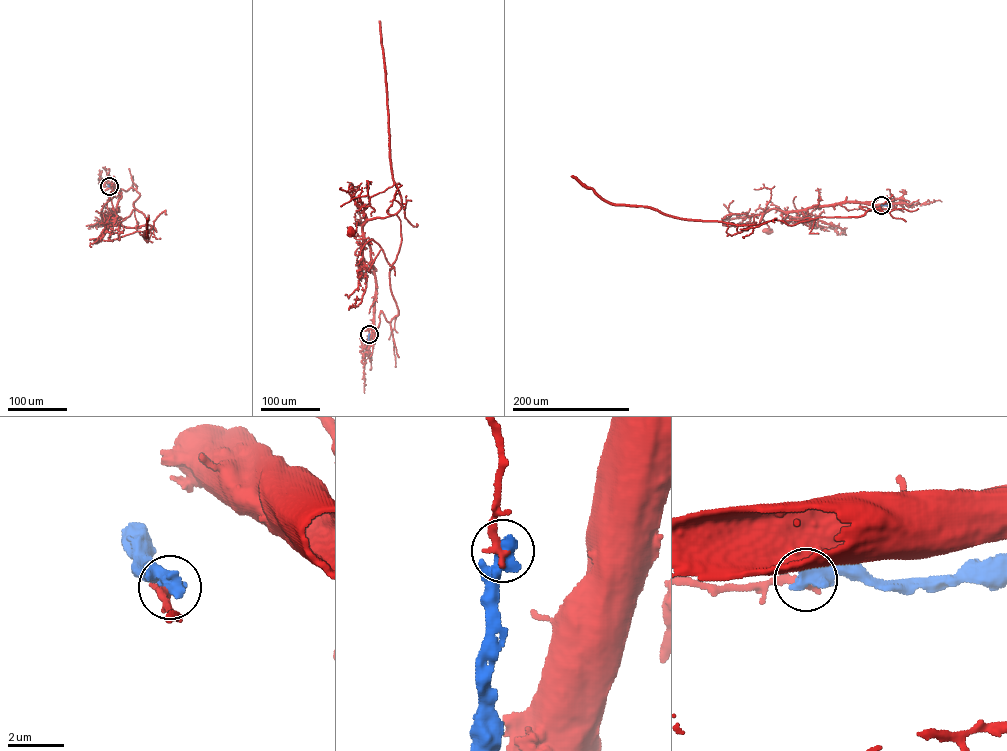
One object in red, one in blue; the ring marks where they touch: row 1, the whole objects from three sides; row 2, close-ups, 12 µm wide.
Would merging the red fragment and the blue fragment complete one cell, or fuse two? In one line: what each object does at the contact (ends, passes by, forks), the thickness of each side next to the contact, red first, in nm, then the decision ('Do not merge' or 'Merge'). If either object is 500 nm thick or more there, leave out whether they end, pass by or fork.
Thickness 320 nm (red) against 550 nm. Do not merge

